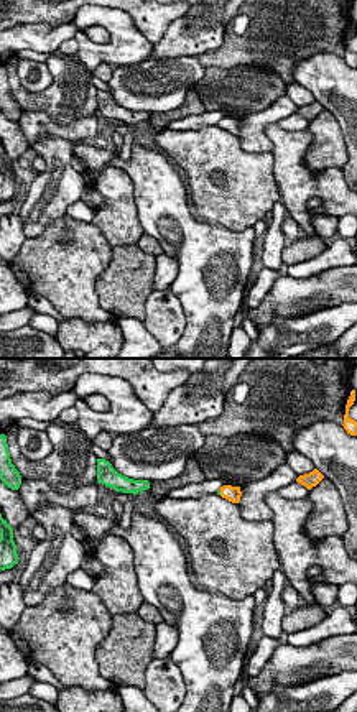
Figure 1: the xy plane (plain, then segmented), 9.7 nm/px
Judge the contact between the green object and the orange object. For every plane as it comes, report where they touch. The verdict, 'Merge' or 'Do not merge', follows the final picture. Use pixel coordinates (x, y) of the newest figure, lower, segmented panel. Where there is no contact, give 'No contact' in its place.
Touches green at (219, 492)

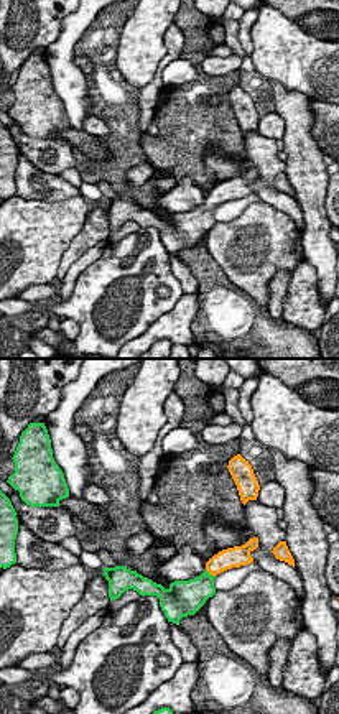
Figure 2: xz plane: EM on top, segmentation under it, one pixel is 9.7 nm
Touches green at (209, 573)

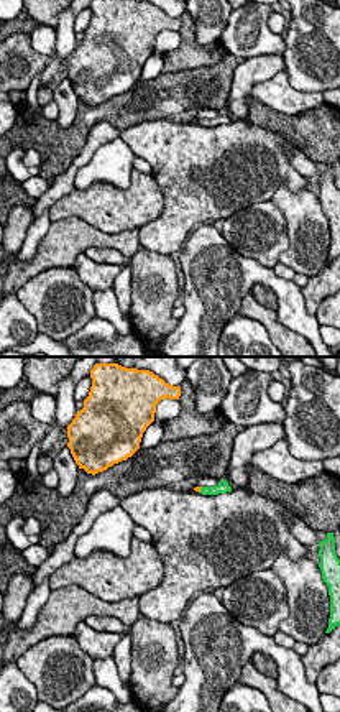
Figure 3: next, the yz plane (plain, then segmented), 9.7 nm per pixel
Touches green at (201, 490)

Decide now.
Merge

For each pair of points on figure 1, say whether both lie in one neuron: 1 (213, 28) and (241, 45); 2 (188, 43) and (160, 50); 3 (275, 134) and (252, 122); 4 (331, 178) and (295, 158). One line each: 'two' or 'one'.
1: two
2: one
3: two
4: one

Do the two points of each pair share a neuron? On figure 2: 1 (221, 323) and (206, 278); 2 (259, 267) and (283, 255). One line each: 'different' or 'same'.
1: same
2: same

